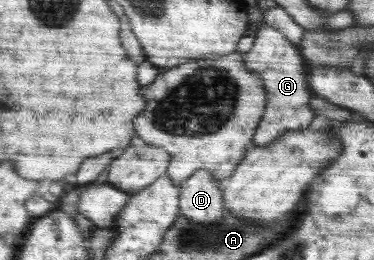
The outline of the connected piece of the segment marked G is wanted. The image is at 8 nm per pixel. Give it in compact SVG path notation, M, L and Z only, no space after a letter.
M264 25L255 34L254 44L250 47L250 51L244 54L244 58L246 67L262 79L266 97L269 98L265 115L262 116L261 123L254 132L254 146L266 147L277 141L284 133L300 131L308 127L314 117L308 105L312 98L309 91L309 67L302 53L298 51L297 45L288 41L284 33L278 29Z

